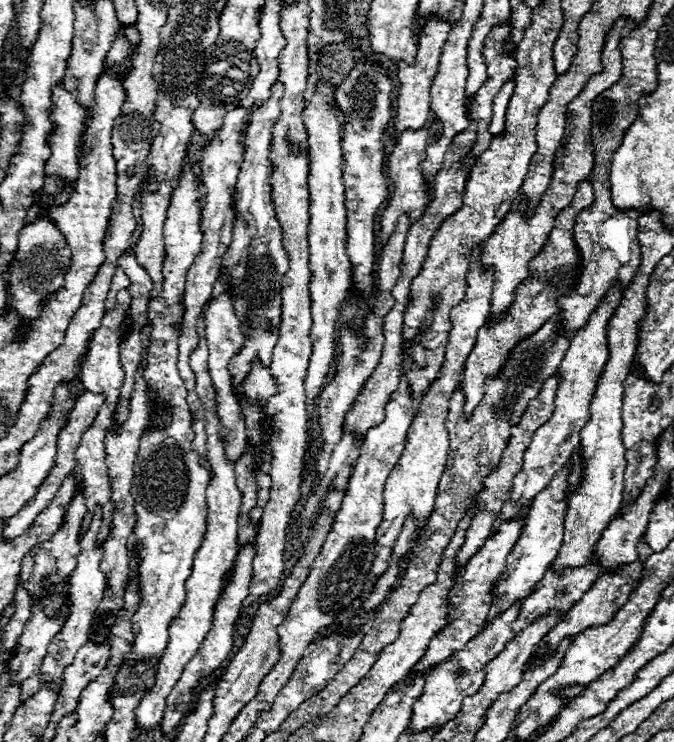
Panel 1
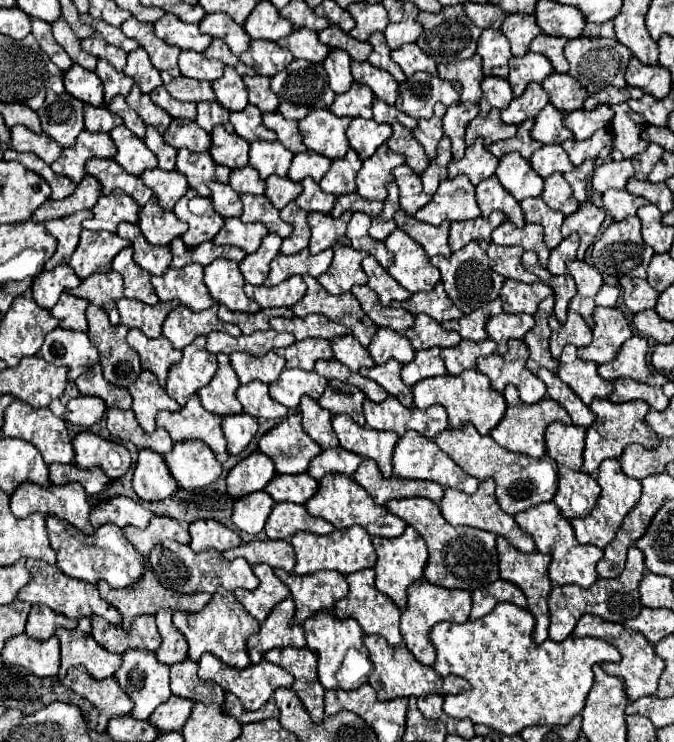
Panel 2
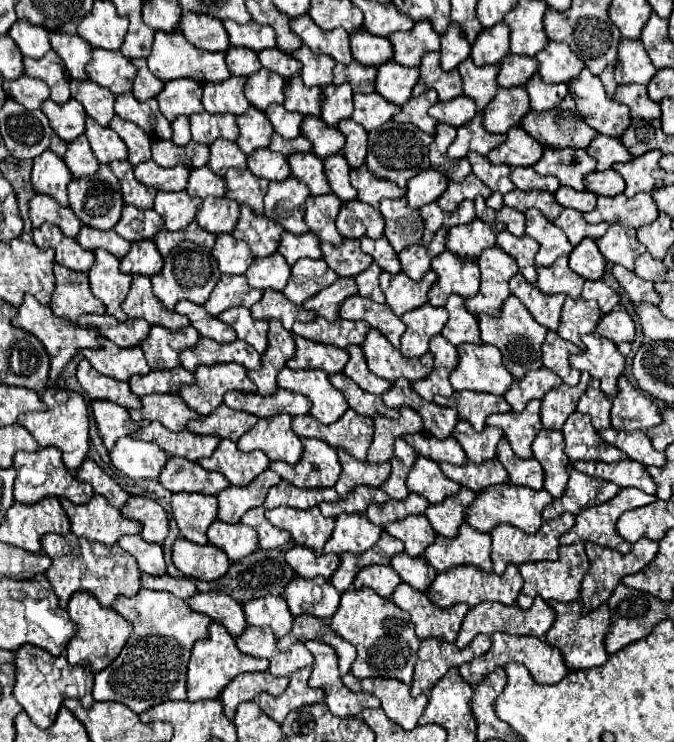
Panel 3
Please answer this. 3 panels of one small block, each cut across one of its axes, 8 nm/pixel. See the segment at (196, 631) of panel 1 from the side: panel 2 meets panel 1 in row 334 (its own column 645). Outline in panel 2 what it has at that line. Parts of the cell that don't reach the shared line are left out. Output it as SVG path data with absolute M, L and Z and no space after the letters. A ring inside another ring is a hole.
M608 190L602 194L602 200L604 200L604 210L610 212L614 220L624 220L628 216L634 216L640 206L648 204L648 200L644 200L642 196L634 196L628 190Z

